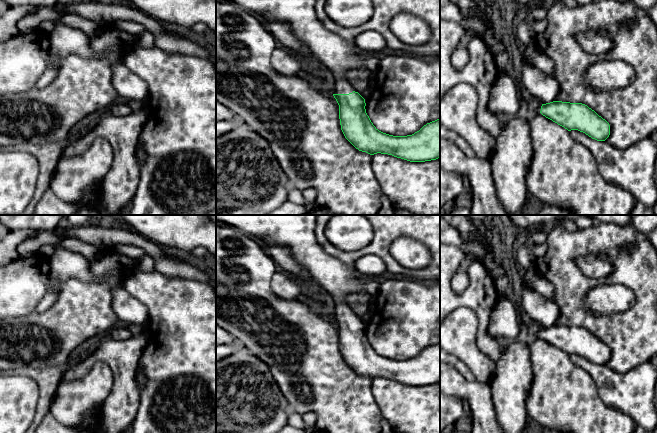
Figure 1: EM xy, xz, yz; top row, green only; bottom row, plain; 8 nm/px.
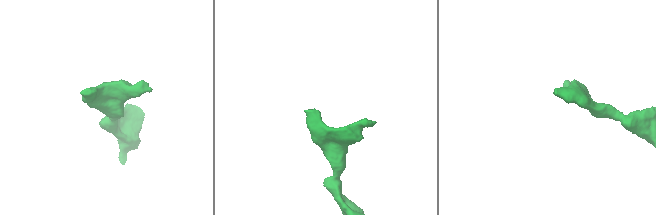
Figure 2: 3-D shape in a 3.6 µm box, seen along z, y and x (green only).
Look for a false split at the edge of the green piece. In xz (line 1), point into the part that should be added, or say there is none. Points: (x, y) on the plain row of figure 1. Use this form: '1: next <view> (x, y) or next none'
1: next xz (297, 232)

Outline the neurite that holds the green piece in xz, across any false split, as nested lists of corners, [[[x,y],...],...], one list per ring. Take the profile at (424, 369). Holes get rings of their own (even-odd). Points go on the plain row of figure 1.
[[[216,215],[216,220],[233,226],[246,235],[287,247],[292,251],[293,259],[311,275],[322,291],[333,298],[330,314],[339,329],[341,354],[356,373],[370,379],[388,378],[410,386],[425,386],[440,382],[440,343],[427,347],[419,355],[407,360],[389,359],[373,349],[366,337],[365,323],[346,304],[345,297],[358,292],[375,297],[379,283],[376,281],[360,283],[356,277],[355,266],[345,264],[327,254],[316,240],[315,219],[316,215]]]

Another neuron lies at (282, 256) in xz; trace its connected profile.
[[[268,243],[267,254],[274,260],[277,266],[286,270],[294,279],[303,282],[304,286],[307,281],[312,281],[311,275],[292,257],[291,249],[283,246],[277,246]]]

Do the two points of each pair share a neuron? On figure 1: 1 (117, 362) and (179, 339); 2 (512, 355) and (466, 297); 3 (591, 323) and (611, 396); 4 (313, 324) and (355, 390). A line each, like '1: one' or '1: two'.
1: two
2: two
3: two
4: one

